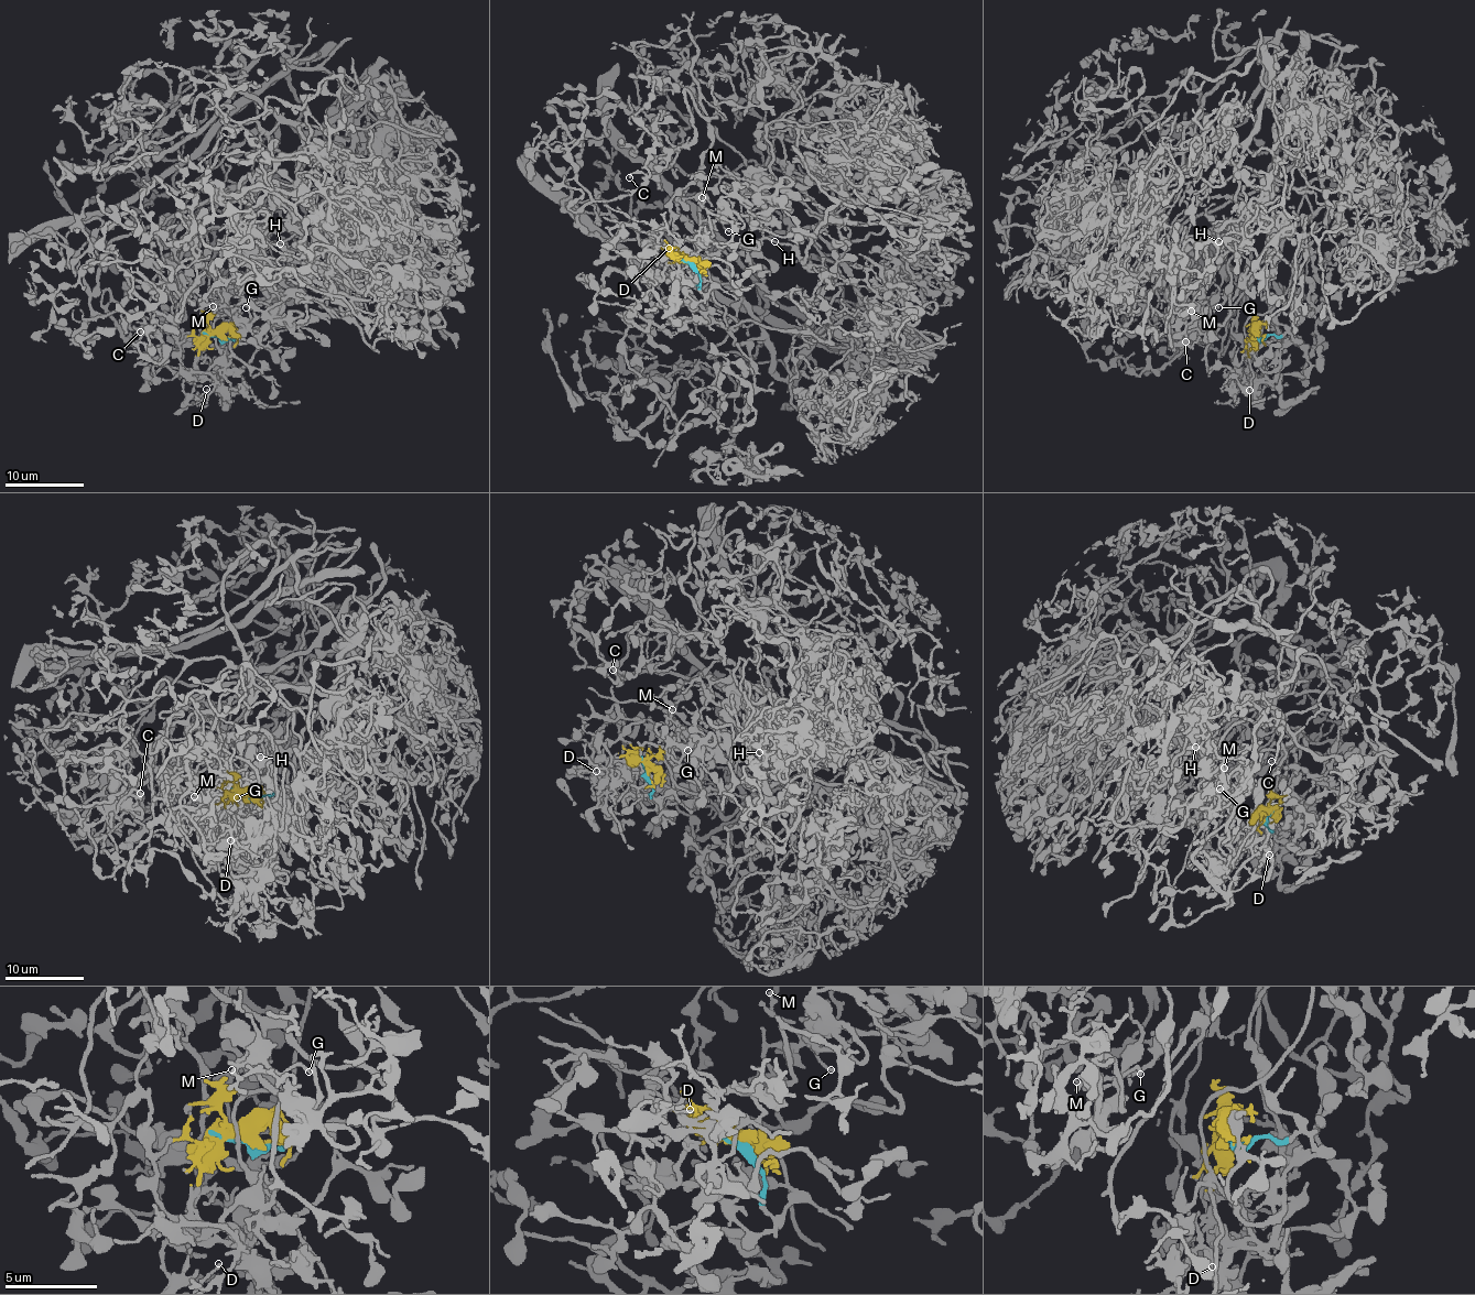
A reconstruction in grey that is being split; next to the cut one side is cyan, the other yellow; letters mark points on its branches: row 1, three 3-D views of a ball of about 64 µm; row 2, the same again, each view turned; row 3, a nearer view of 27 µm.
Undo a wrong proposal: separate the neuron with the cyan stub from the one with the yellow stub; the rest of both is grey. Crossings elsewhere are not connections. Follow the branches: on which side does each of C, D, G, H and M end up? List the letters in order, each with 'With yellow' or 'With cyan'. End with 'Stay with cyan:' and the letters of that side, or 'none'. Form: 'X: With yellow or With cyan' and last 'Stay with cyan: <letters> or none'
C: With cyan
D: With yellow
G: With cyan
H: With cyan
M: With cyan
Stay with cyan: C, G, H, M

